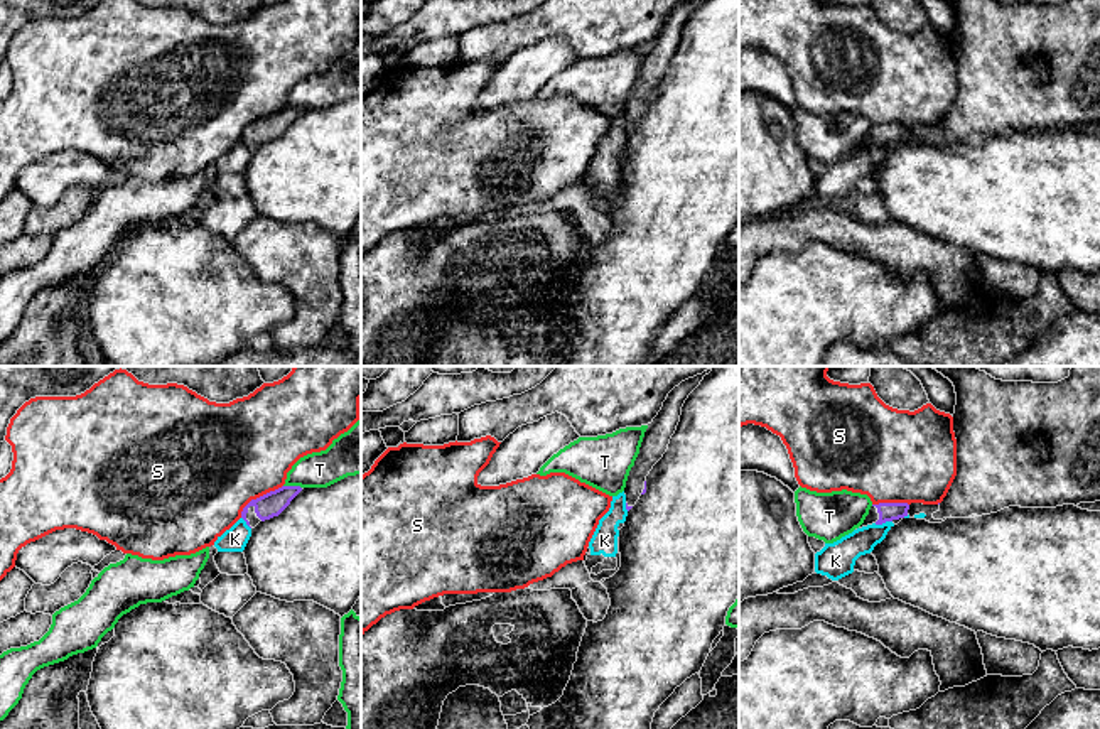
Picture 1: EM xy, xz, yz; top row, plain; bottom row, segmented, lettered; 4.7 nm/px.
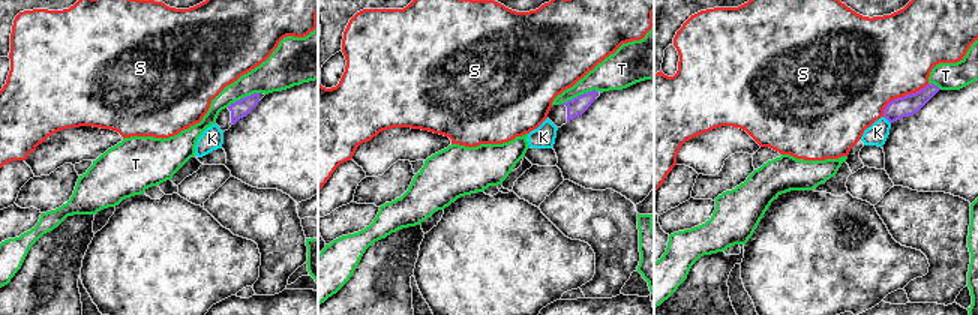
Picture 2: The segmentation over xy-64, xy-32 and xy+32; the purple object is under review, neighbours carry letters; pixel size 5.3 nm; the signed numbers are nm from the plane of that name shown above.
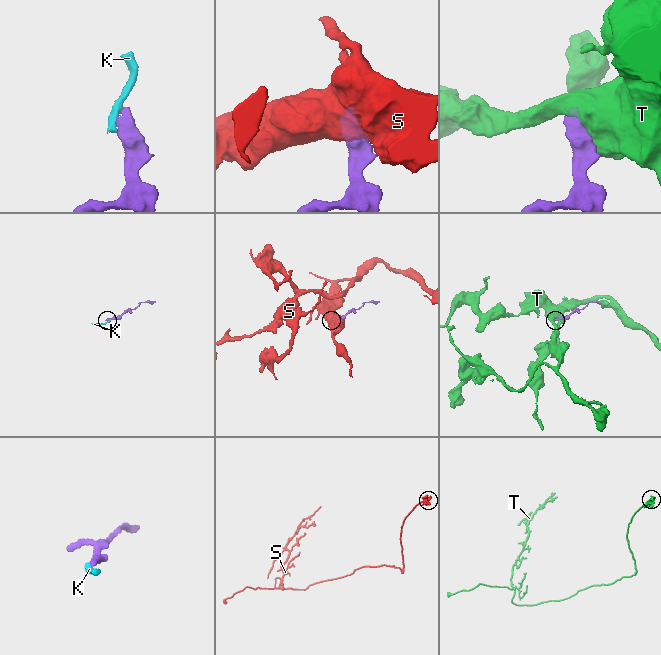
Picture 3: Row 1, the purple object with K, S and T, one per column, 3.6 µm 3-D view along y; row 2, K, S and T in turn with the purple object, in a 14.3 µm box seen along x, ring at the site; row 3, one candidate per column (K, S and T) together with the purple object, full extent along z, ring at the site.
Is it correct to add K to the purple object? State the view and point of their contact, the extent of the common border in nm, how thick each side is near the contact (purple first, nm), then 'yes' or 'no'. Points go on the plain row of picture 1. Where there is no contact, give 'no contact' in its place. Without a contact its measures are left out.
yz (883, 144) | 90 nm | 90/140 nm | no

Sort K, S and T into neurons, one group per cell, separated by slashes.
K / S / T

